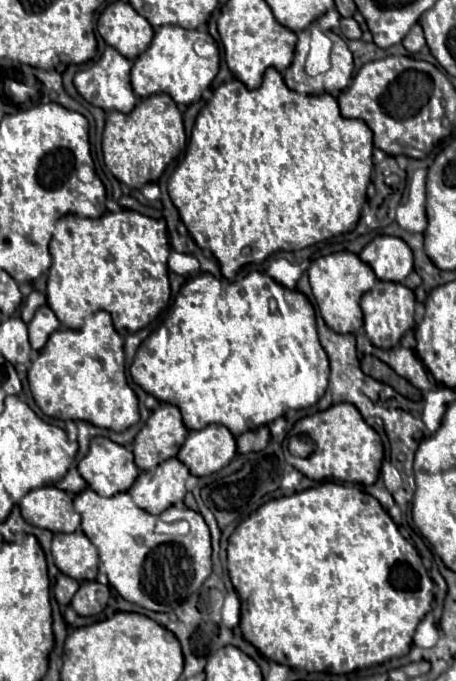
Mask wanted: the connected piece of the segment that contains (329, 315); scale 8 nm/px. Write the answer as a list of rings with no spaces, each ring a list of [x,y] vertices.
[[[340,251],[324,255],[316,261],[312,261],[308,269],[312,293],[318,305],[318,312],[326,325],[334,329],[336,333],[356,333],[362,327],[362,309],[360,309],[360,297],[374,287],[376,275],[368,263],[364,263],[356,253]]]

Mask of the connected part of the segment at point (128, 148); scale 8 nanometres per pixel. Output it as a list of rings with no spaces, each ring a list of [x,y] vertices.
[[[166,93],[150,95],[138,101],[130,113],[110,111],[106,117],[106,137],[102,139],[104,163],[110,173],[128,187],[140,189],[146,183],[158,181],[166,165],[186,149],[186,133],[182,113],[174,99]]]

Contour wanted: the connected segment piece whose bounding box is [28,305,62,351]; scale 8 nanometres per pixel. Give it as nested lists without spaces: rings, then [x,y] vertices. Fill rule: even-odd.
[[[44,305],[36,311],[34,319],[28,323],[28,331],[30,331],[30,345],[32,349],[42,349],[42,345],[48,341],[50,333],[54,333],[56,329],[60,329],[62,323],[58,321],[58,317],[54,315],[54,311]]]

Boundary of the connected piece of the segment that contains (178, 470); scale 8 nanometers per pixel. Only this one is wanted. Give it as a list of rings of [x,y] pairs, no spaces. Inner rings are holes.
[[[172,457],[152,471],[142,471],[130,487],[130,495],[138,507],[158,515],[170,505],[184,501],[188,477],[190,469],[178,457]]]

